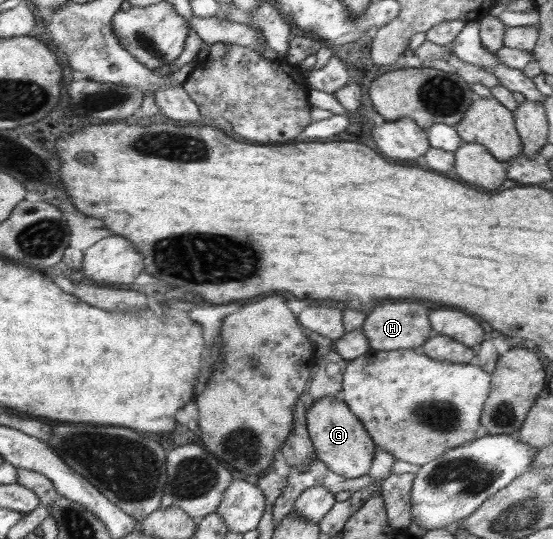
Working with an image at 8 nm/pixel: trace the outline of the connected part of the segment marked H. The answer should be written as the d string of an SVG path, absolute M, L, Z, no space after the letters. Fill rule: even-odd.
M412 299L404 302L383 301L375 303L373 309L367 314L362 327L370 349L388 351L412 348L419 350L421 345L433 335L429 312L424 305L414 303Z

